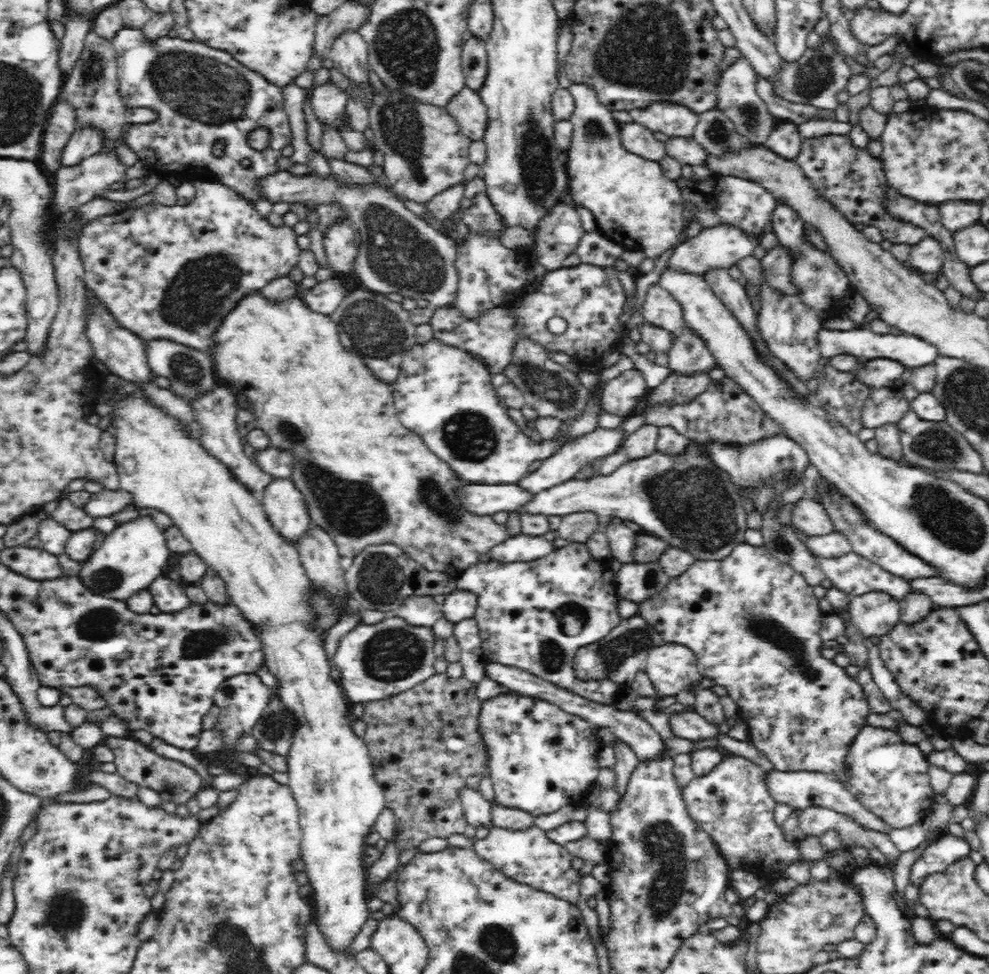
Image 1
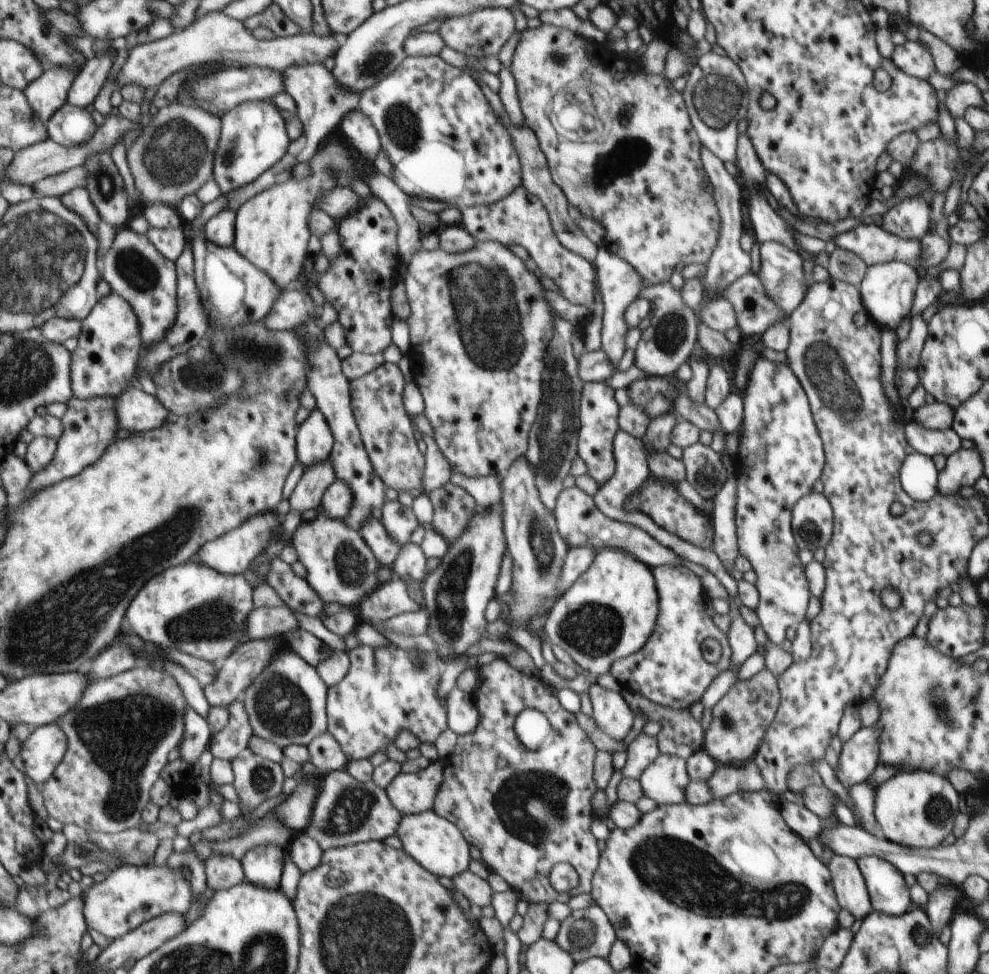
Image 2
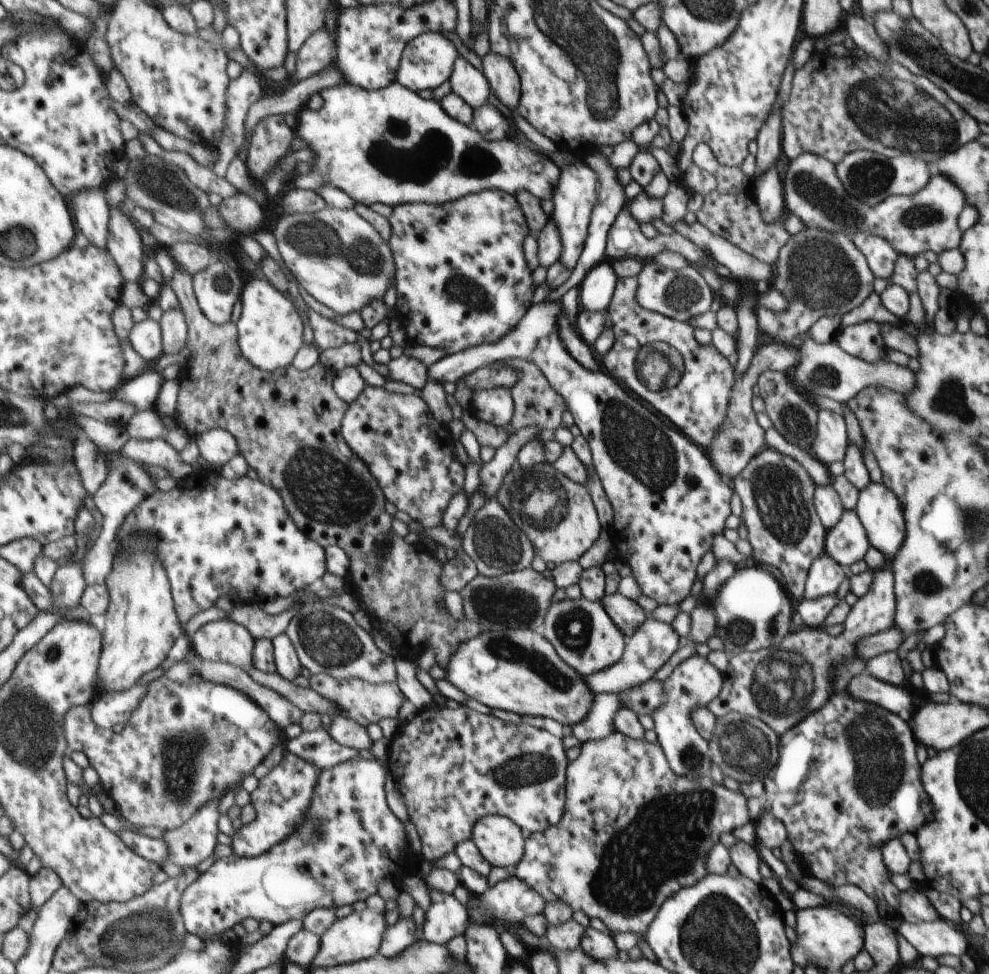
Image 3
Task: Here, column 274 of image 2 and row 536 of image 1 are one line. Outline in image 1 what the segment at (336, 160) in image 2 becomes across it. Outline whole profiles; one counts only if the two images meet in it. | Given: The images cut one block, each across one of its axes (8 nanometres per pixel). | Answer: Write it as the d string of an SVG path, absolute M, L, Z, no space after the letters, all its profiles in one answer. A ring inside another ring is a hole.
M136 392L118 401L112 412L115 414L113 433L117 439L114 463L119 473L119 486L134 495L136 507L155 508L169 515L173 524L192 543L195 554L212 573L222 578L231 605L251 625L260 641L263 664L276 677L278 688L272 692L272 697L290 711L294 724L290 748L286 752L287 785L299 810L303 831L301 856L309 882L313 884L315 923L333 946L350 948L351 941L369 917L362 852L366 847L365 838L371 834L370 827L385 809L385 800L373 771L369 746L352 728L352 703L342 691L340 682L330 678L334 666L324 648L328 630L320 625L320 613L313 602L315 589L299 552L274 532L259 497L234 481L224 465L204 452L198 440L189 437L184 425L140 399ZM128 462L134 462L134 470L124 468Z

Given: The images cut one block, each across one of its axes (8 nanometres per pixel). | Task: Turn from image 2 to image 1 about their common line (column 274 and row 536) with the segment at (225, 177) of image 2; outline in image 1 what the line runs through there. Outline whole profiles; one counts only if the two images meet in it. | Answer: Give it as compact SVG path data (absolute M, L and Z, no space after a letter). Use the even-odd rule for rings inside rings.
M134 516L134 520L117 524L110 534L103 534L96 552L82 565L79 578L94 594L126 601L132 594L148 589L158 578L167 575L172 552L167 542L165 530L152 516Z

